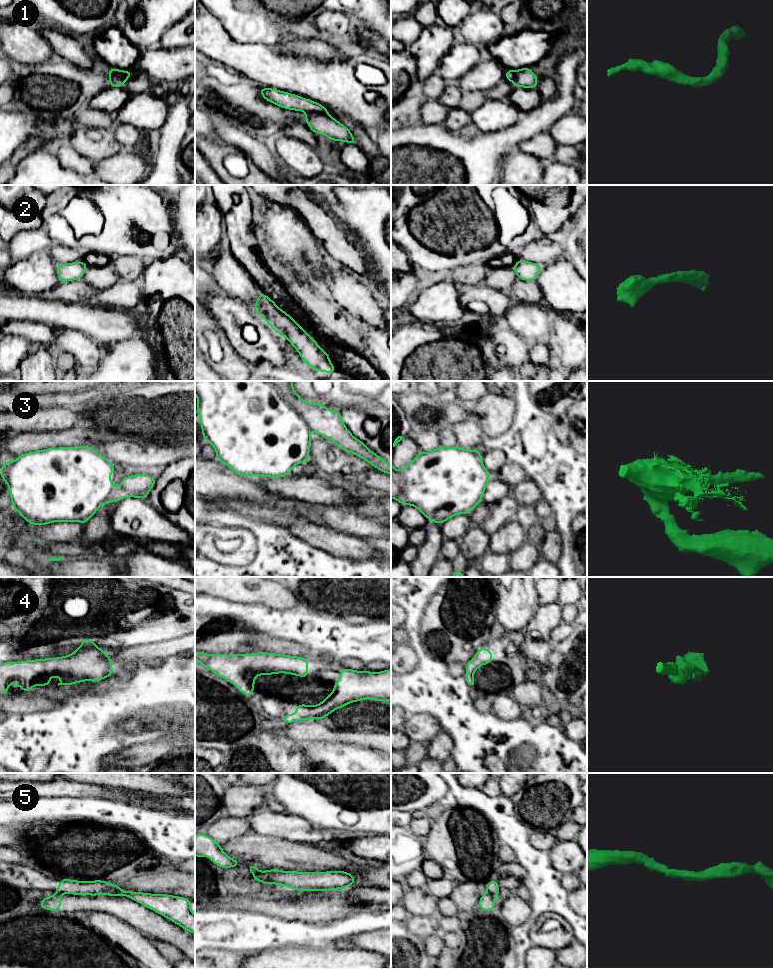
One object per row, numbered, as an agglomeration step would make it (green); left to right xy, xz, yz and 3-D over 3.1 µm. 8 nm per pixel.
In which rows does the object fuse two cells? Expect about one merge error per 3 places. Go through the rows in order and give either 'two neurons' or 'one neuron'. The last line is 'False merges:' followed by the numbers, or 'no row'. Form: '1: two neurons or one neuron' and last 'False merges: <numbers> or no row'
1: two neurons
2: one neuron
3: one neuron
4: one neuron
5: two neurons
False merges: 1, 5

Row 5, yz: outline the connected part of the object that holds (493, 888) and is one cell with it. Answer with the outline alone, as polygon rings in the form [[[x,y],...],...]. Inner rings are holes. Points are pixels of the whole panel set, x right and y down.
[[[491,879],[489,884],[485,885],[488,893],[490,893],[493,897],[498,897],[499,891],[501,887],[499,886],[496,880]]]

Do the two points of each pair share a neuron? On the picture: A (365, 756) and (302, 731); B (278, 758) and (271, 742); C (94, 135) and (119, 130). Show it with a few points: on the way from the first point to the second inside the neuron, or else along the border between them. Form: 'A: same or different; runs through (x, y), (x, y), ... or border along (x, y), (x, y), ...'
A: different; border along (350, 742), (309, 740), (304, 744)
B: same; runs through (274, 754), (271, 751), (271, 746)
C: different; border along (112, 129), (116, 140), (123, 148)

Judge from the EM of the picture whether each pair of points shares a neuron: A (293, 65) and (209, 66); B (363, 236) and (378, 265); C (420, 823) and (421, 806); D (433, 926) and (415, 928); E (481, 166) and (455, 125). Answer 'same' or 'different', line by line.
A: different
B: same
C: different
D: same
E: different

